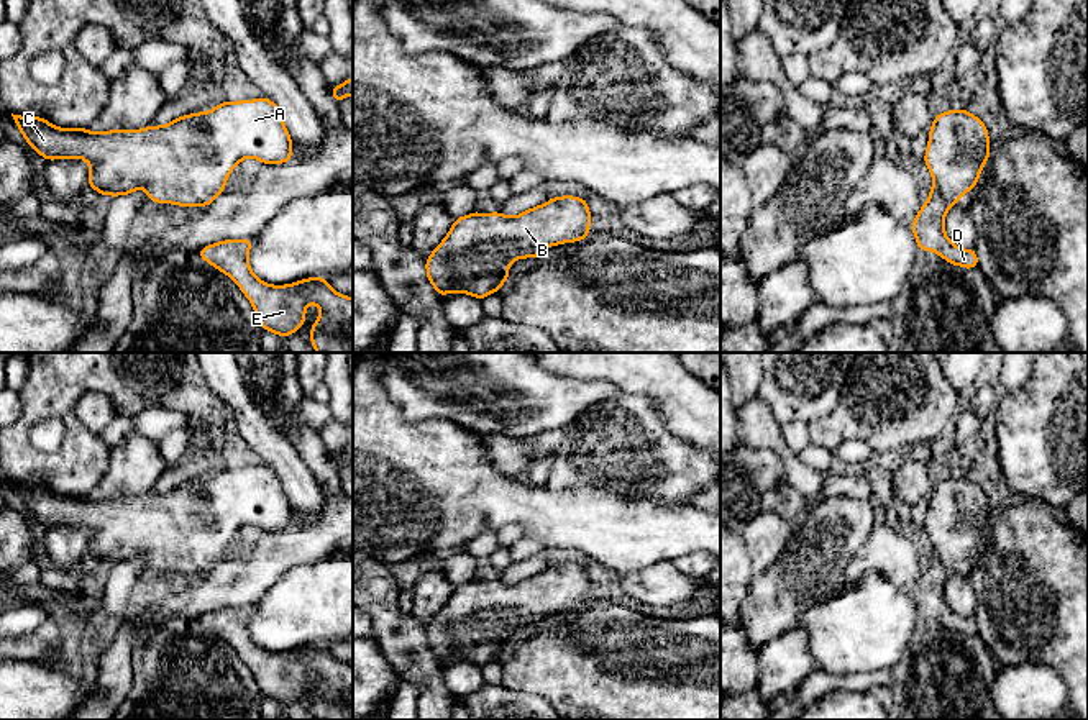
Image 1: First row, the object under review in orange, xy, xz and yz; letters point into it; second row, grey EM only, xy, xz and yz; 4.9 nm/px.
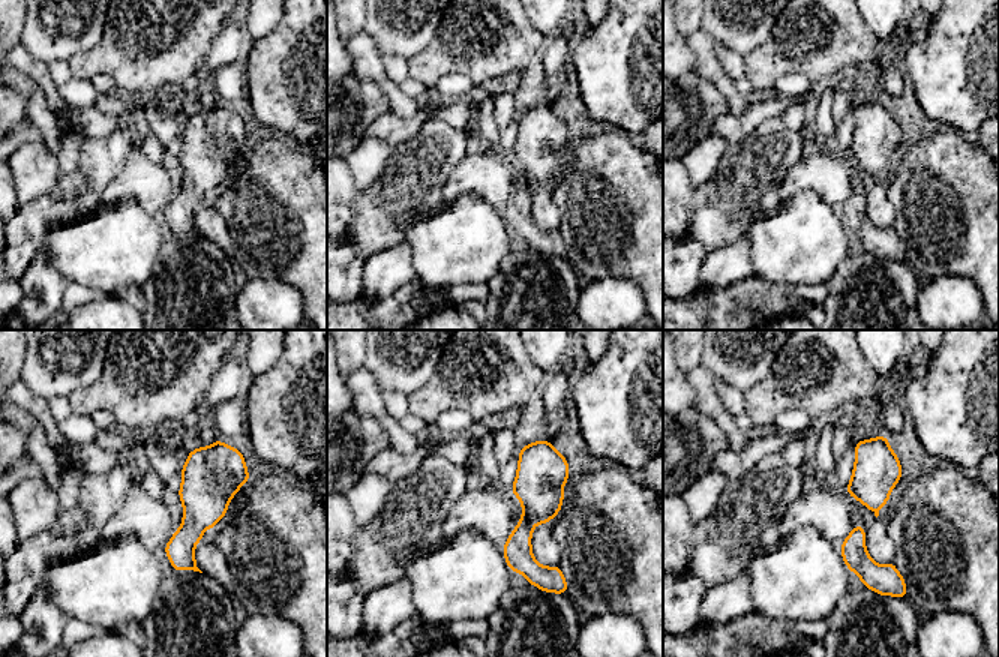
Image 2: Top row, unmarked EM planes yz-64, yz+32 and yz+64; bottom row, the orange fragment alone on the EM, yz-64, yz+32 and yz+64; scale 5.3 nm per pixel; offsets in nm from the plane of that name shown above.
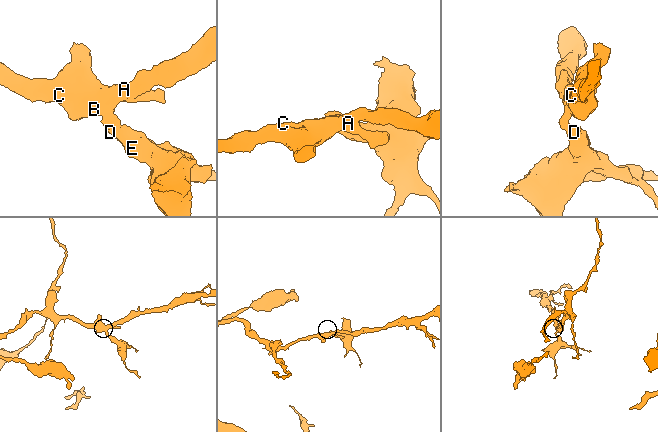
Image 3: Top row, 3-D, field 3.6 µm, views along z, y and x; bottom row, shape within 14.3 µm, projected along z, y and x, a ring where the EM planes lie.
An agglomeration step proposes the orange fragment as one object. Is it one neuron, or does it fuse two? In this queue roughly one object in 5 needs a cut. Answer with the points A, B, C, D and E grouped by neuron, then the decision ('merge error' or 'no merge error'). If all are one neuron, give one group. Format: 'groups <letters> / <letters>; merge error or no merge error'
groups A B C D E; no merge error

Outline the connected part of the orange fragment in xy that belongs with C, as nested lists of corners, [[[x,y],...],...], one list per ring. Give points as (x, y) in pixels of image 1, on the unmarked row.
[[[266,464],[222,469],[210,479],[182,482],[164,494],[103,500],[57,495],[41,484],[11,484],[46,528],[87,528],[87,553],[102,564],[144,556],[151,569],[207,576],[245,525],[263,531],[294,525],[281,477]]]

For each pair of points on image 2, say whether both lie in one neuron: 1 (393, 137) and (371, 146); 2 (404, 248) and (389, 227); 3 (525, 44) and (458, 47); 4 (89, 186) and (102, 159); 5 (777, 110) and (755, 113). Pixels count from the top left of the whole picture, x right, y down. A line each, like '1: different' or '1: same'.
1: different
2: different
3: same
4: same
5: same

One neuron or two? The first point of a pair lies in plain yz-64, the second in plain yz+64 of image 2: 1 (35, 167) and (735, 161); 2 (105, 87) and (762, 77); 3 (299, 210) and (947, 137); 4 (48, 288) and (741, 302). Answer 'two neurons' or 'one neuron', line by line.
1: two neurons
2: two neurons
3: one neuron
4: two neurons

